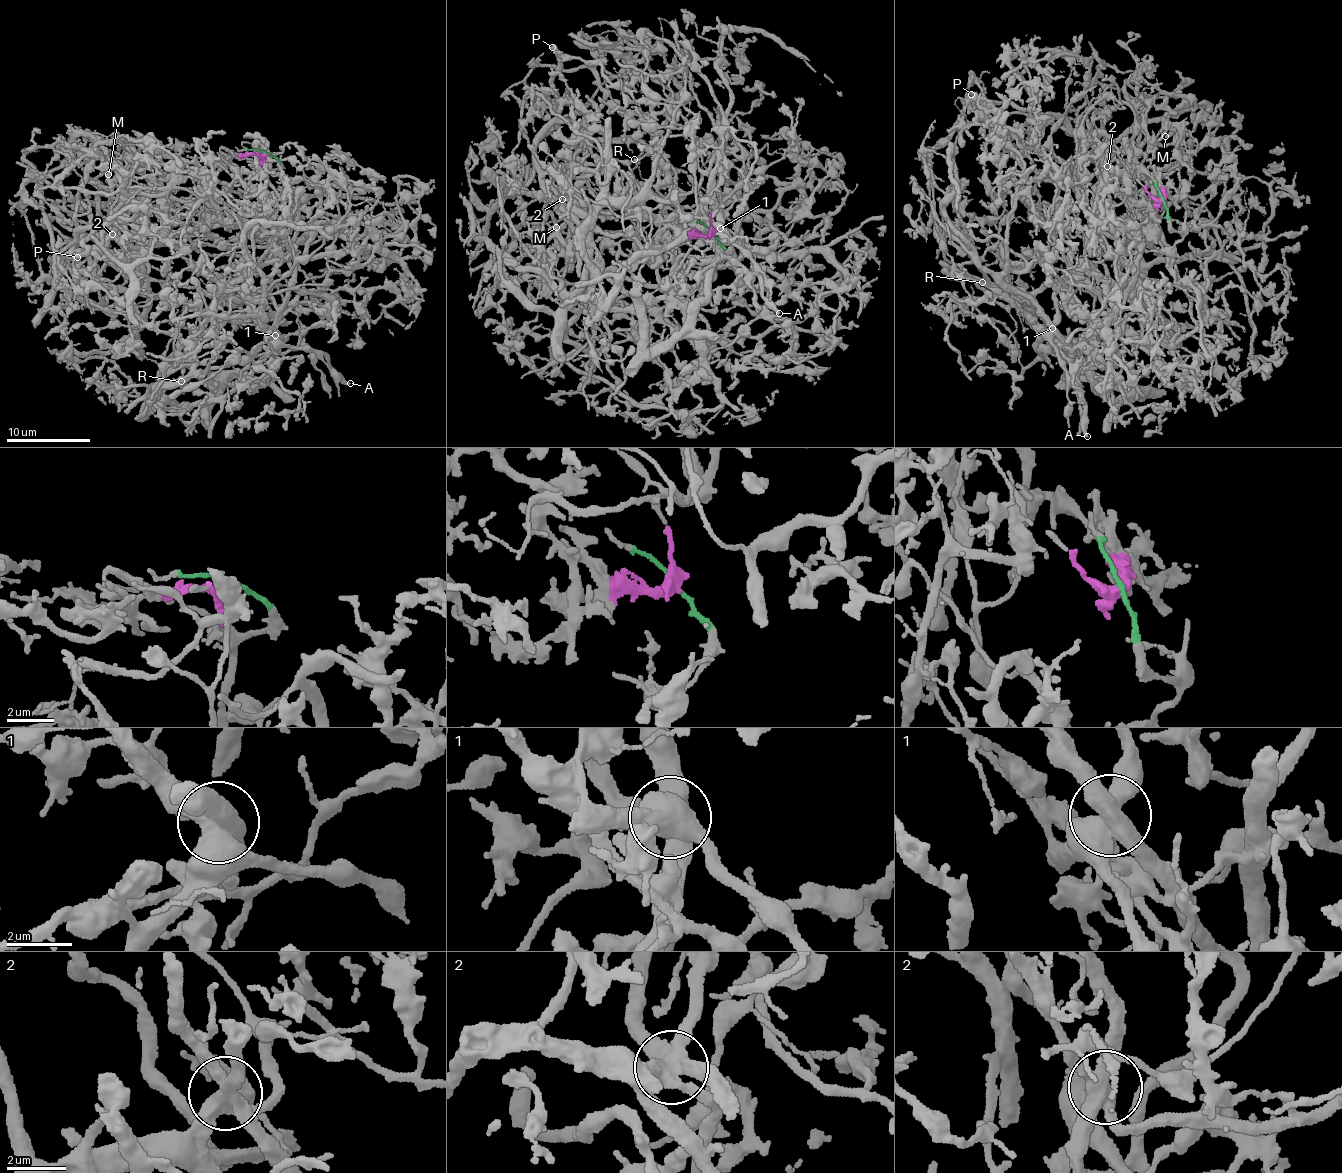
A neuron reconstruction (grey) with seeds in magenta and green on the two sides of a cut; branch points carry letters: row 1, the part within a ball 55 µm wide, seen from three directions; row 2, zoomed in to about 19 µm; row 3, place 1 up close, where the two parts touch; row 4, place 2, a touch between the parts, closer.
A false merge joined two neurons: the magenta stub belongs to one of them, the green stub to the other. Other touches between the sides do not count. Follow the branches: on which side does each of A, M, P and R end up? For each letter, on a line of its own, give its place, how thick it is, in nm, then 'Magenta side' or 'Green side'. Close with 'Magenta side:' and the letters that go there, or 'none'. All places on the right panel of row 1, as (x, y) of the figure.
A: Place: (1087, 436). Thickness 320 nm. Green side
M: Place: (1165, 136). Thickness 200 nm. Magenta side
P: Place: (971, 94). Thickness 440 nm. Magenta side
R: Place: (982, 282). Thickness 130 nm. Green side
Magenta side: M, P

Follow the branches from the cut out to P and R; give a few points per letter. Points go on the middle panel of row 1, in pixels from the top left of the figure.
P: (711, 234), (569, 157), (555, 193), (587, 231), (565, 215), (536, 149), (552, 46)
R: (711, 234), (724, 251), (708, 276), (719, 250), (675, 237), (672, 222), (639, 207), (644, 183), (635, 158)

